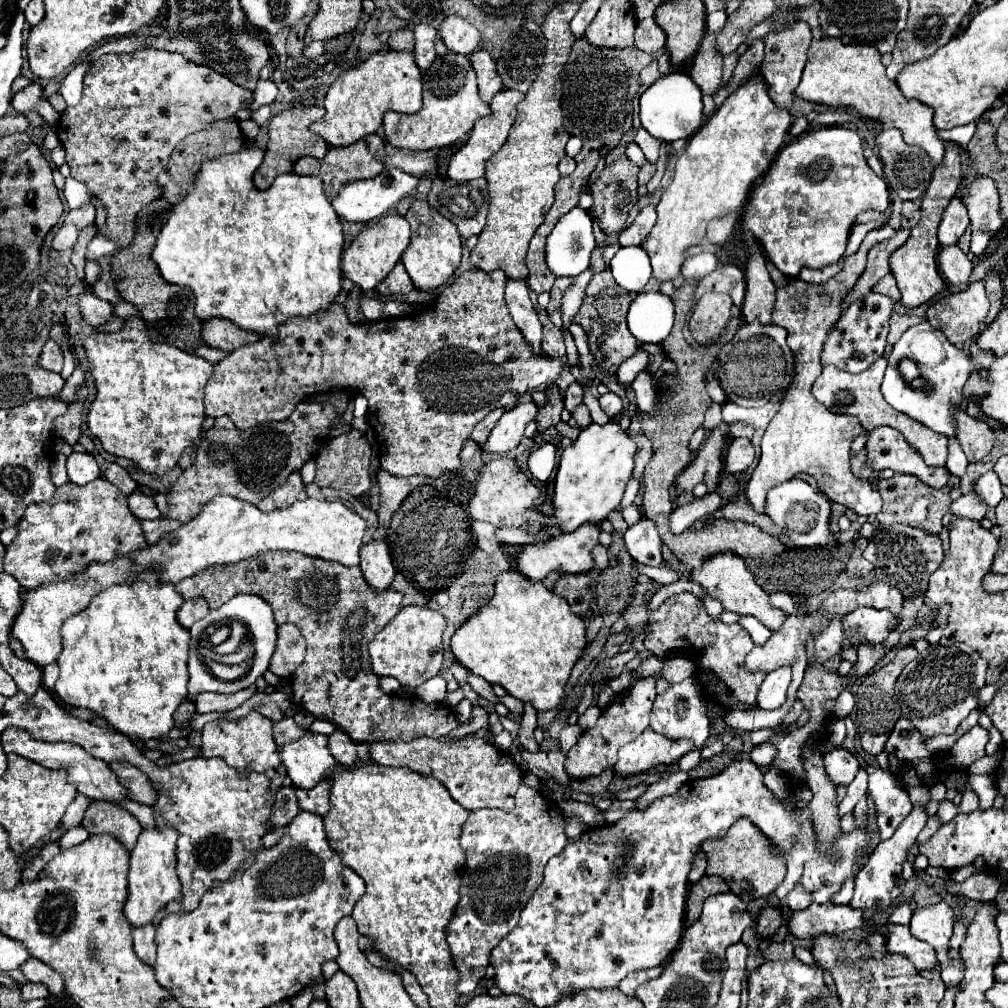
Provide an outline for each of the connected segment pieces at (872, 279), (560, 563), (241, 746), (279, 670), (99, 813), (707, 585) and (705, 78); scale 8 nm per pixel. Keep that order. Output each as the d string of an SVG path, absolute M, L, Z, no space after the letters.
M900 229L900 231L896 231L894 237L882 241L882 243L876 243L876 245L870 249L866 269L864 269L864 273L860 275L860 279L858 279L856 287L852 289L852 293L846 297L844 309L846 309L852 301L856 301L856 299L862 297L864 293L868 293L868 291L874 287L874 283L890 271L888 259L890 259L890 255L892 255L900 245L906 243L908 235L910 235L910 229Z
M600 523L582 525L580 529L552 537L542 545L524 545L522 553L518 555L518 571L524 573L530 581L542 581L552 571L564 571L564 573L576 573L576 575L588 573L594 567L590 551L598 545L598 535L600 535Z
M252 711L248 717L240 721L230 719L218 719L212 723L206 723L202 729L202 757L220 757L230 767L238 771L240 777L248 777L252 771L264 773L270 767L280 765L280 757L276 753L276 743L272 737L272 721L256 711Z
M296 625L278 627L278 643L270 661L270 671L282 679L288 679L296 667L304 661L306 641Z
M94 801L84 813L82 825L90 833L108 833L118 839L128 851L134 849L142 825L126 809L108 801Z
M722 553L718 557L708 557L708 561L702 563L700 567L692 569L690 575L704 589L704 593L710 595L712 599L718 599L726 611L734 611L738 615L752 615L752 617L760 619L772 631L778 629L786 619L784 611L770 607L768 595L756 585L752 573L744 565L744 559L736 557L734 553Z
M712 33L704 35L696 51L690 77L704 95L714 95L718 91L722 79L722 55L716 49L716 39Z

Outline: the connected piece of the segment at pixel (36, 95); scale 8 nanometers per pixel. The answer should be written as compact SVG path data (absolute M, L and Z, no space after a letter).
M30 83L28 87L24 87L22 91L18 91L12 99L12 107L18 113L28 113L28 111L36 111L38 115L42 115L44 121L48 123L56 123L60 119L60 113L50 105L48 99L44 99L42 95L42 87L38 83Z

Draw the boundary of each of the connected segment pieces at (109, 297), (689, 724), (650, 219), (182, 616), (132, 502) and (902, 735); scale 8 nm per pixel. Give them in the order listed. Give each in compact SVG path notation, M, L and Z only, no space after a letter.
M102 271L100 279L98 279L96 285L92 287L92 291L94 291L98 297L102 297L104 301L110 301L110 303L116 301L116 297L118 297L118 291L116 291L114 281L112 281L112 277L110 277L108 271Z
M690 677L680 683L668 685L668 689L656 697L652 715L650 715L650 727L656 733L662 733L670 739L694 739L696 749L702 749L706 739L710 737L710 725L708 725L708 713L706 713L706 703L702 695L702 687L698 679Z
M646 205L638 217L634 219L634 223L622 231L620 235L620 245L622 247L630 247L630 245L640 245L642 239L650 233L650 229L656 223L656 207L654 205Z
M196 597L196 599L190 599L190 601L184 601L182 607L178 609L178 621L182 627L190 629L198 619L204 617L204 613L208 613L208 603L204 597Z
M136 491L128 497L128 505L130 505L130 511L138 519L158 519L160 517L160 511L158 511L154 499L150 495L140 493L140 491Z
M900 717L892 729L890 739L886 741L886 749L888 755L898 757L900 761L918 761L918 759L926 759L930 755L930 751L926 749L922 735L918 729L914 729L912 721L906 717Z

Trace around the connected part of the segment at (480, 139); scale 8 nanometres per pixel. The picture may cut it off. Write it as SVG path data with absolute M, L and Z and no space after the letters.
M502 89L500 93L494 95L494 101L490 105L492 113L488 117L480 117L472 131L470 131L470 139L450 157L448 163L448 177L454 181L472 181L478 177L484 177L484 163L506 143L508 131L516 119L516 103L522 101L524 95L520 91L514 89Z

